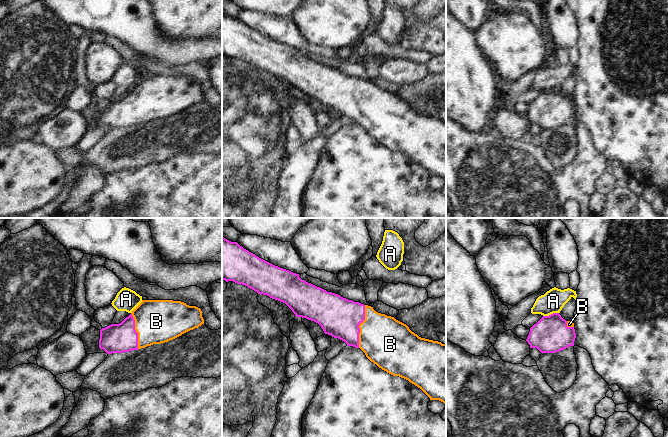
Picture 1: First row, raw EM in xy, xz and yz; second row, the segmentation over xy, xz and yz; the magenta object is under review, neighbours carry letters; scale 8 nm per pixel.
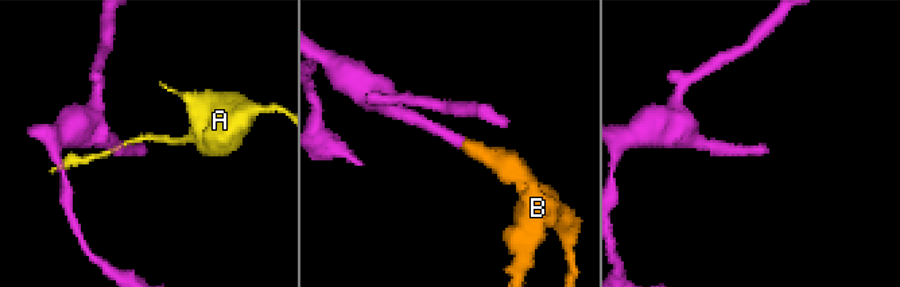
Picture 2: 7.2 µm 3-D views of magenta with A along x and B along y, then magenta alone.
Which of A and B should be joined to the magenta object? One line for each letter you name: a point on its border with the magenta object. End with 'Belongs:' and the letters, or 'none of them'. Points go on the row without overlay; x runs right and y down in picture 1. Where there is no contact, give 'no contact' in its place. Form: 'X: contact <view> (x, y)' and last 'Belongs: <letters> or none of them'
B: contact xz (358, 102)
Belongs: B

